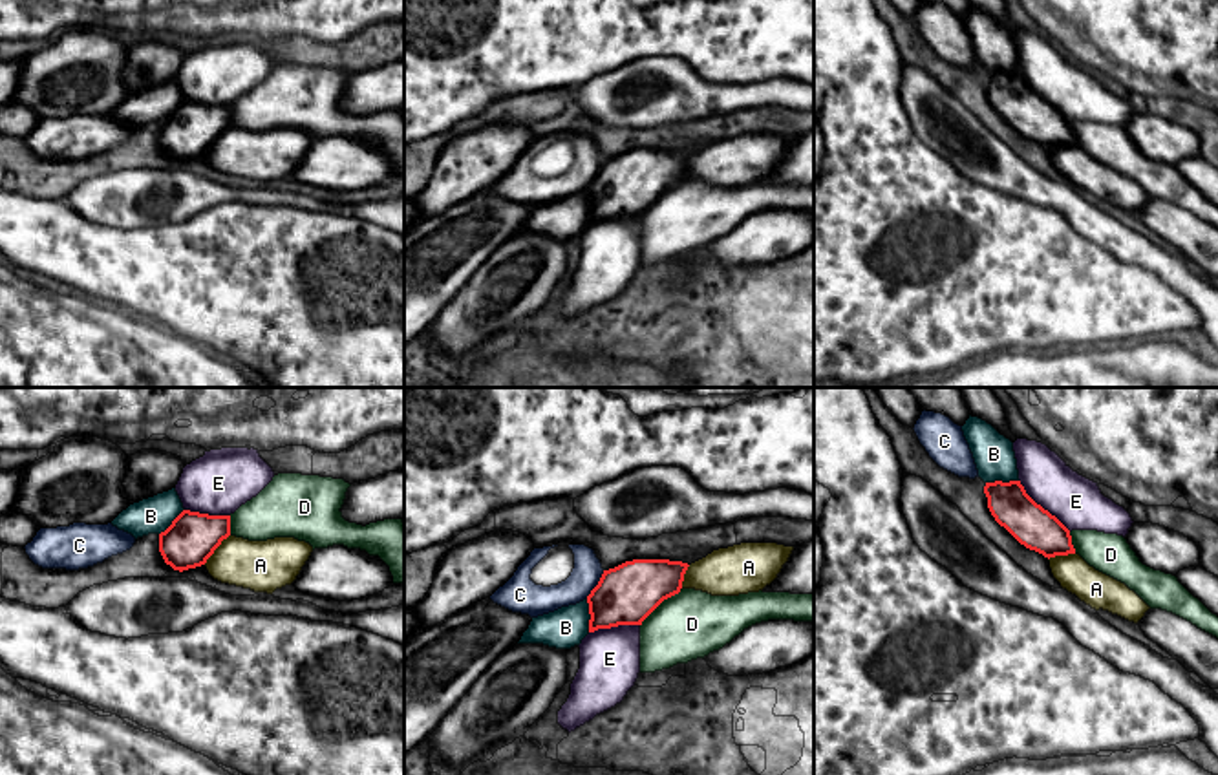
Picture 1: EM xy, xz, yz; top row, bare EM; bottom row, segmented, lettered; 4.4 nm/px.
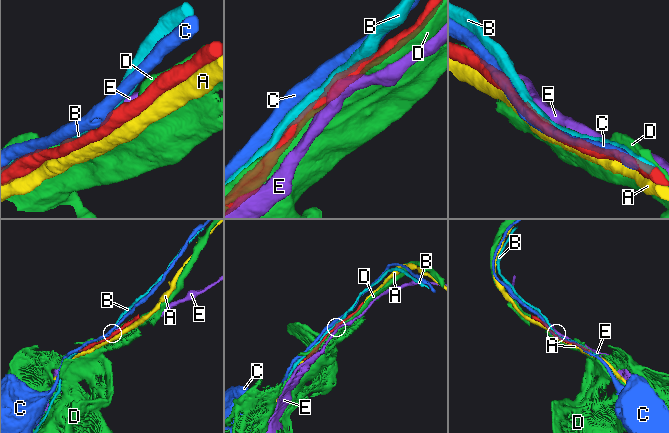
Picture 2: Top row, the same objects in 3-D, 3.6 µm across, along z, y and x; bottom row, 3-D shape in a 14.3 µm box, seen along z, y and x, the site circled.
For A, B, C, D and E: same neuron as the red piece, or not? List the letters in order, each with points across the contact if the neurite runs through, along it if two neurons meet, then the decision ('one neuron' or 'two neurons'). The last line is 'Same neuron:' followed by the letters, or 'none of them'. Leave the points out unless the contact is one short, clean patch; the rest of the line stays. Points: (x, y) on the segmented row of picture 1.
A: two neurons
B: two neurons
C: two neurons
D: two neurons
E: two neurons
Same neuron: none of them

